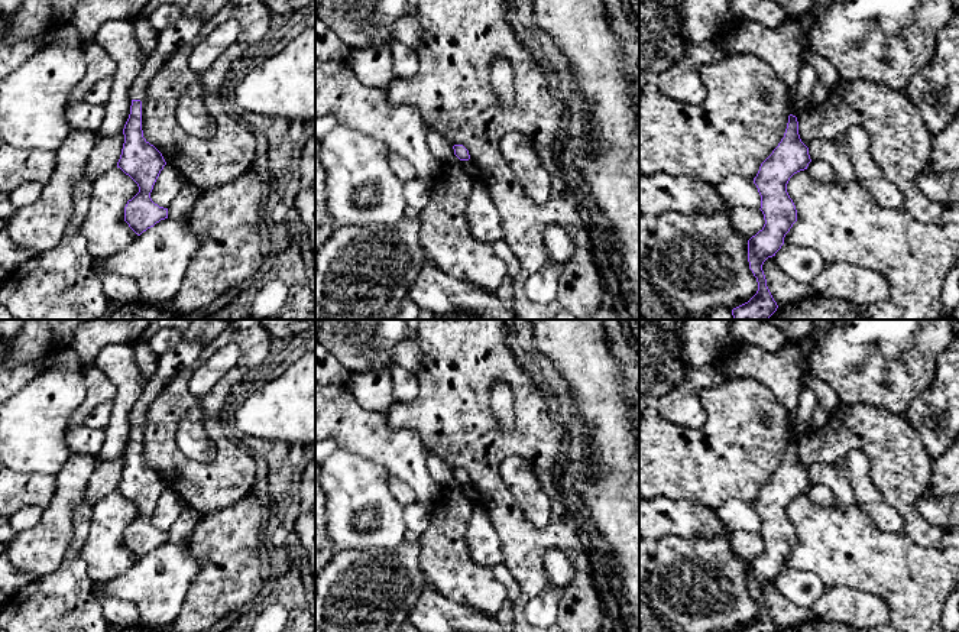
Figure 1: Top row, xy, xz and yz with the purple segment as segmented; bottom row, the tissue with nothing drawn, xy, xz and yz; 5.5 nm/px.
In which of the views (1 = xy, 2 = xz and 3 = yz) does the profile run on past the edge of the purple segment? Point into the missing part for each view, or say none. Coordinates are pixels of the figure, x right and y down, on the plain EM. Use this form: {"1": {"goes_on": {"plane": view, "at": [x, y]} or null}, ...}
{"1": {"goes_on": null}, "2": {"goes_on": null}, "3": {"goes_on": null}}

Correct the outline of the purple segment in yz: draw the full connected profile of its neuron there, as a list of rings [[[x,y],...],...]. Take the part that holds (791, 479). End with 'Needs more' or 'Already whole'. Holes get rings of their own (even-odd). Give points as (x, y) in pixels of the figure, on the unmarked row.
[[[790,438],[784,461],[754,502],[765,544],[764,551],[748,564],[748,586],[756,602],[758,615],[736,632],[778,632],[767,610],[762,589],[775,580],[784,568],[785,558],[797,545],[797,534],[787,516],[787,508],[794,498],[807,493],[810,486],[809,471],[798,458],[797,441]]]. Already whole

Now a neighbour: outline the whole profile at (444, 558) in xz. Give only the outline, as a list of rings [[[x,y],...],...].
[[[454,479],[441,487],[441,498],[431,509],[428,528],[419,535],[419,567],[430,587],[447,599],[496,615],[506,602],[506,587],[499,583],[492,568],[476,564],[469,554],[466,532],[477,503],[466,498]]]

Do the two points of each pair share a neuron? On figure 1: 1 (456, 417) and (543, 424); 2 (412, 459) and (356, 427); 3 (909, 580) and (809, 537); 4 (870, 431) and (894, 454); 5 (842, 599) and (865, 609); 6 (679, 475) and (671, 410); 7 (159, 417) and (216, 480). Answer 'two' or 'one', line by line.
1: one
2: one
3: one
4: one
5: one
6: two
7: one

